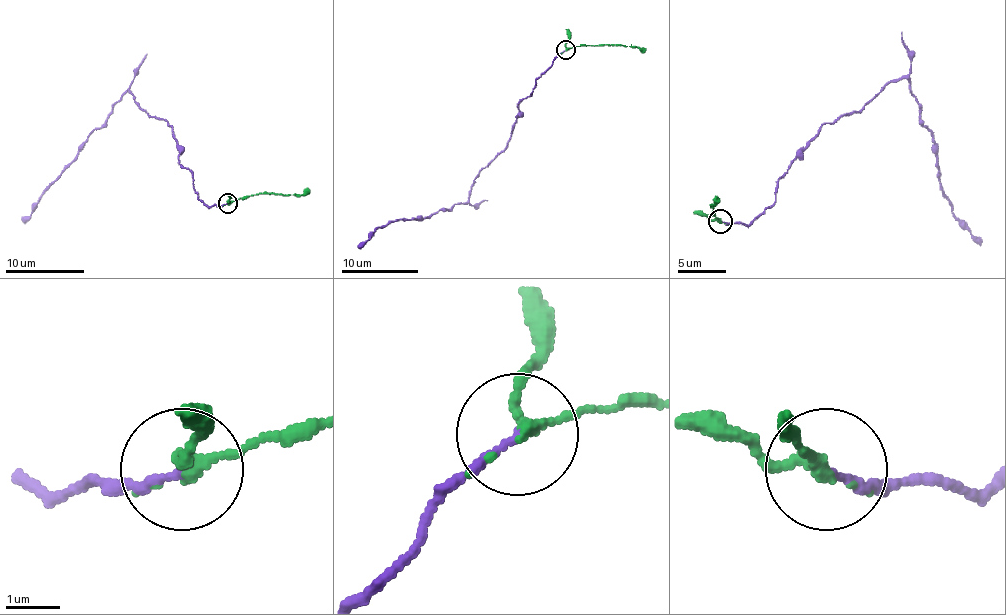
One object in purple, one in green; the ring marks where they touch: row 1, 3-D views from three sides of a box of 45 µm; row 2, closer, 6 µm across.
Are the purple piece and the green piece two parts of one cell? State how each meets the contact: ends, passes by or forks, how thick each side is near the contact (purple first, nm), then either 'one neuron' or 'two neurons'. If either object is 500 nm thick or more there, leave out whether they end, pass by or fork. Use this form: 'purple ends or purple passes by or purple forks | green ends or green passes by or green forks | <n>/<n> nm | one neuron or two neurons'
purple ends | green passes by | 140/190 nm | one neuron

